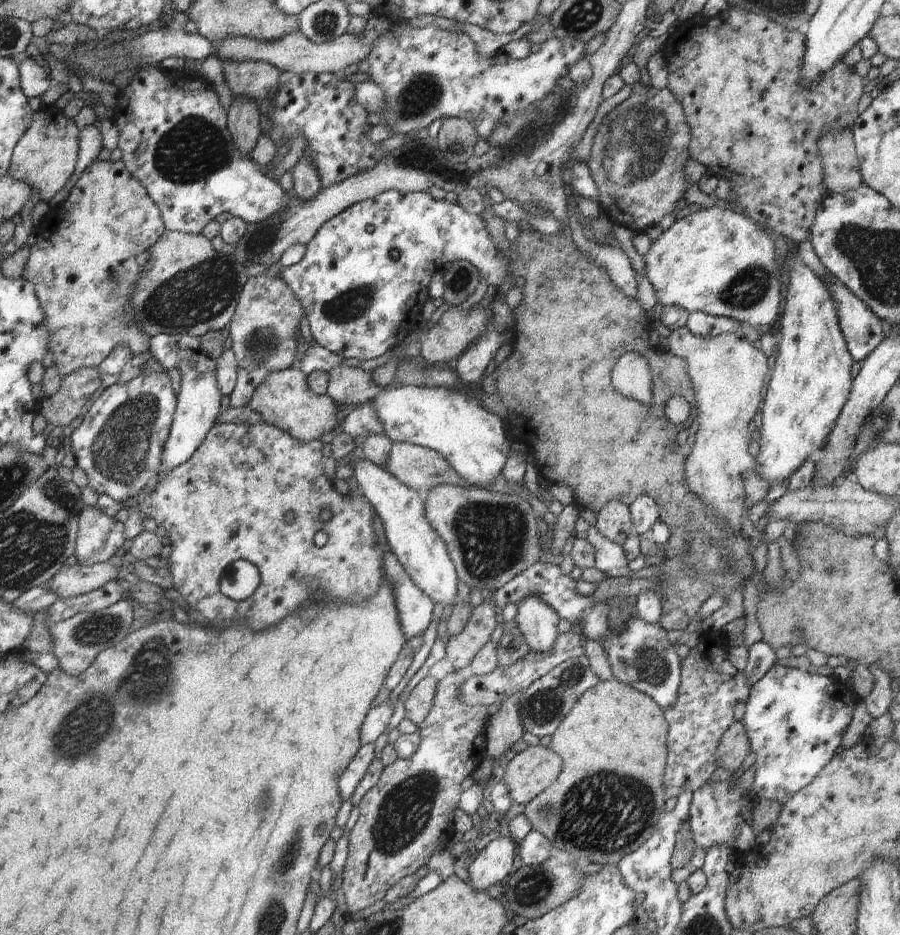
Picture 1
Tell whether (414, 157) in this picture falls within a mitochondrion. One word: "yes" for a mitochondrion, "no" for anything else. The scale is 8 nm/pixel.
yes

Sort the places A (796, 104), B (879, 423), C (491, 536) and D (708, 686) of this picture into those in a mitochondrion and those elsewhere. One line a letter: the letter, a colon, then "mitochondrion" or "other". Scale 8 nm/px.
A: other
B: mitochondrion
C: mitochondrion
D: other

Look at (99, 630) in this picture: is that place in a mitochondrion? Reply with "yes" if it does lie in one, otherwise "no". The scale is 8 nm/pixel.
yes

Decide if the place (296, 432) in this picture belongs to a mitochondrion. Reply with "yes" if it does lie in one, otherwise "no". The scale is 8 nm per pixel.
no

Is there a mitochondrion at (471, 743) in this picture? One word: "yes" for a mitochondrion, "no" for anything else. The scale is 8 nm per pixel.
no

